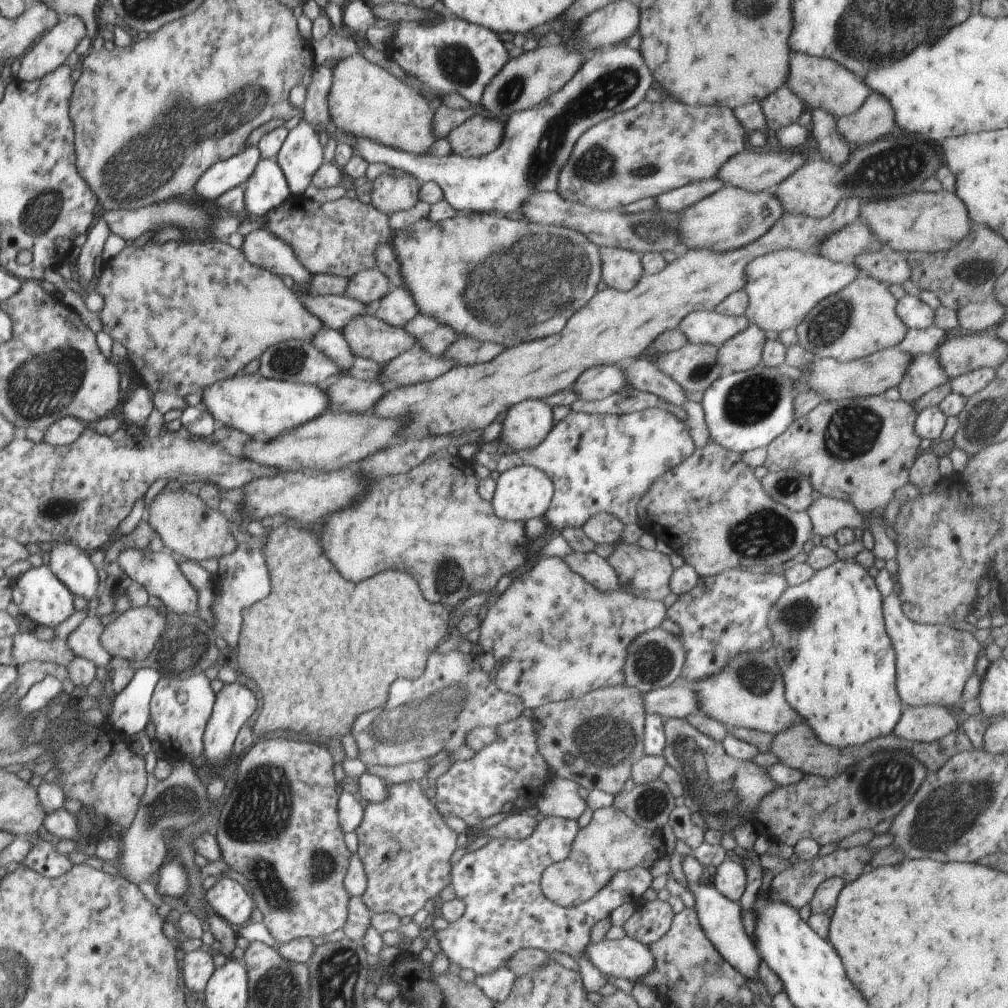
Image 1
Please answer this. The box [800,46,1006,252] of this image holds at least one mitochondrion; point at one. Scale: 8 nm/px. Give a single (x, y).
(899, 164)

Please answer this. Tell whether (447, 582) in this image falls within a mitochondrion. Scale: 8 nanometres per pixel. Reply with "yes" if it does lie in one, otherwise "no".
yes

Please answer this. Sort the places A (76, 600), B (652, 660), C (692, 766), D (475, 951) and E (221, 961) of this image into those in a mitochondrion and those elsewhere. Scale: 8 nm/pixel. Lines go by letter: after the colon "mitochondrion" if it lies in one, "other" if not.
A: other
B: mitochondrion
C: mitochondrion
D: mitochondrion
E: other

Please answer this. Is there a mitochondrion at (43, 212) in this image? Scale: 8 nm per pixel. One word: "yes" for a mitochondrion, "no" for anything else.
yes

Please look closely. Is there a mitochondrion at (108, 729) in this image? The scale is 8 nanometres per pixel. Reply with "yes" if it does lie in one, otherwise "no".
no

